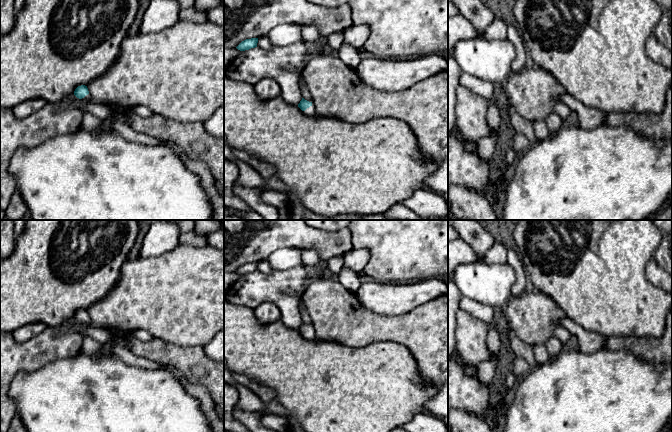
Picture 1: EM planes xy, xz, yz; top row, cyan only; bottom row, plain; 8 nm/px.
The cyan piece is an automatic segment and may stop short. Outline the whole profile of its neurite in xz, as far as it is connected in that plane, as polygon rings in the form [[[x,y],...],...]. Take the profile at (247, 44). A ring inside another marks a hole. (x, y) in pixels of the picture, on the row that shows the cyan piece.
[[[258,38],[246,39],[242,41],[236,48],[240,51],[245,51],[257,47],[257,43]]]

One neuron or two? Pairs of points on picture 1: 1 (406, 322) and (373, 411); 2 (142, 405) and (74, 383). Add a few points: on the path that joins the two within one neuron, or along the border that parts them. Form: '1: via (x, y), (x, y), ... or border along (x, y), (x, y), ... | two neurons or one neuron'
1: border along (375, 341), (395, 341), (401, 343), (415, 360) | two neurons
2: via (124, 403), (89, 403), (87, 401) | one neuron

